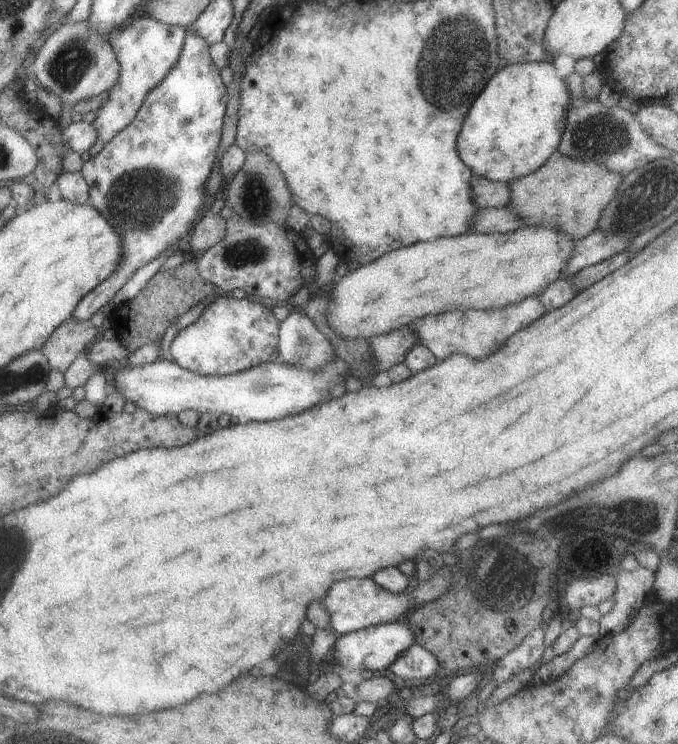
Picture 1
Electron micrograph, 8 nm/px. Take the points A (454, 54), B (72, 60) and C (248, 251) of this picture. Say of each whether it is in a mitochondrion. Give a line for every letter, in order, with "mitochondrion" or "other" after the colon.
A: mitochondrion
B: mitochondrion
C: mitochondrion

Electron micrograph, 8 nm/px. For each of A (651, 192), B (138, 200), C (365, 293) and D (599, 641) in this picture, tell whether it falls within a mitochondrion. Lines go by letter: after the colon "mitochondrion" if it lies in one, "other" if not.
A: mitochondrion
B: mitochondrion
C: other
D: other

